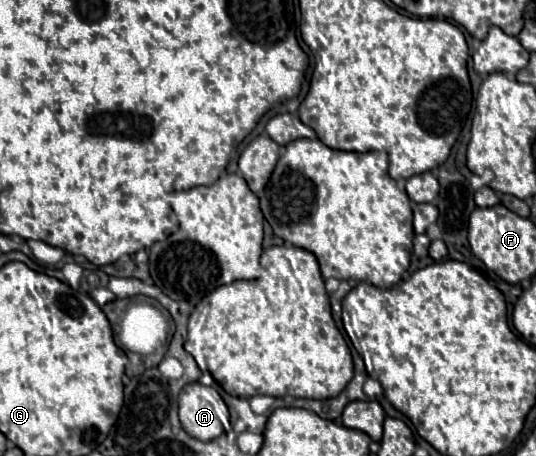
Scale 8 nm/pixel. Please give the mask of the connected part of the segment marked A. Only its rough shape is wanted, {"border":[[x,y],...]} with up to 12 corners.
{"border":[[213,387],[181,390],[185,432],[213,440],[232,430],[230,413]]}

